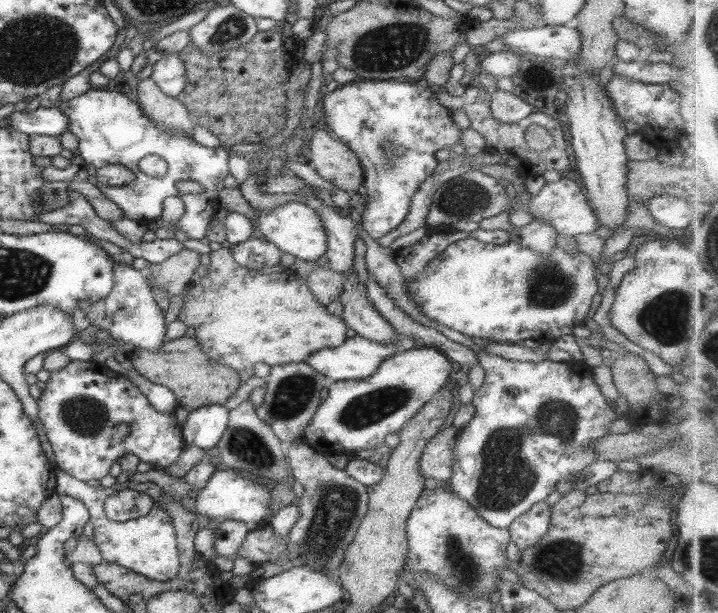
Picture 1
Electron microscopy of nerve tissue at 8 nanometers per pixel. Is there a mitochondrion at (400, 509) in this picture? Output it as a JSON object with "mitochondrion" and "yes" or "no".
{"mitochondrion":"no"}

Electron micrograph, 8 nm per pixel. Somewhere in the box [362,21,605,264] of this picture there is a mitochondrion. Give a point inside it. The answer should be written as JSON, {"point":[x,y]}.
{"point":[463,198]}

